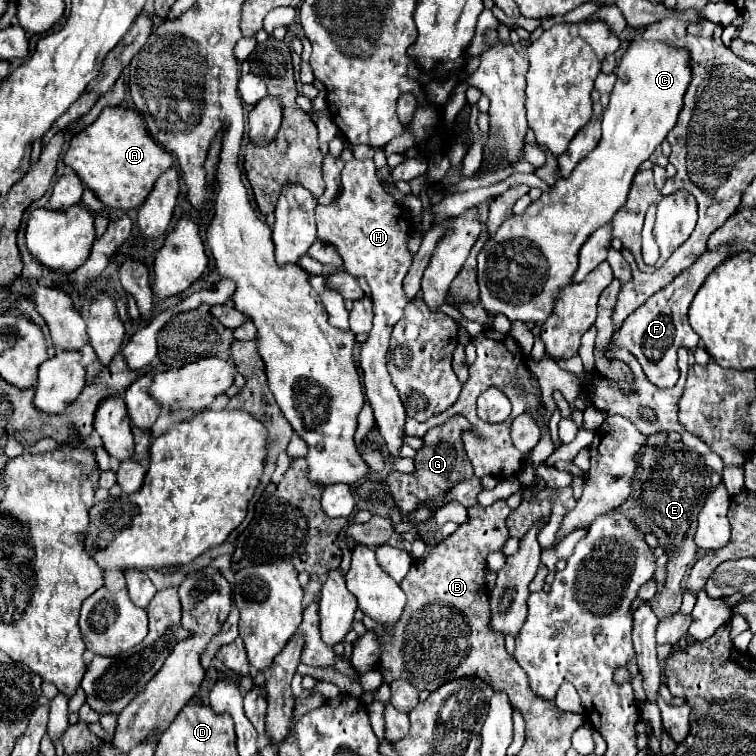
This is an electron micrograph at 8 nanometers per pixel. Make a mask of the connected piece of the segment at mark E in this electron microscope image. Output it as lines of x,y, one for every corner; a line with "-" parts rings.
668,442
658,450
644,450
644,454
640,454
636,478
632,478
632,494
628,496
628,502
616,508
616,512
632,520
638,530
644,534
654,534
660,548
664,548
668,556
666,584
662,592
650,600
652,610
660,620
674,614
682,604
682,578
686,574
686,568
696,562
698,546
694,542
694,534
700,508
704,508
704,498
708,498
708,494
710,476
704,458
700,458
696,450
684,446
682,442

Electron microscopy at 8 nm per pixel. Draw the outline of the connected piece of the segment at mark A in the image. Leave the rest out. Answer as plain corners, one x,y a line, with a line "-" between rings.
106,106
94,124
76,134
64,162
76,170
80,180
106,208
116,210
138,208
150,194
158,176
174,164
172,156
148,136
140,114
122,106

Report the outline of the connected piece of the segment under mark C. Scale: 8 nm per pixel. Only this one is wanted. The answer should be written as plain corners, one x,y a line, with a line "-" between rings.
634,40
624,52
616,68
616,84
610,94
610,104
602,114
602,138
598,146
574,168
570,178
560,178
550,194
542,194
540,200
530,202
524,214
510,216
494,238
478,254
478,284
480,302
490,314
504,314
510,320
538,320
544,322
552,312
554,294
572,282
572,274
578,268
578,250
588,236
600,226
608,224
616,210
626,202
634,174
640,164
652,156
652,152
666,140
668,132
676,126
678,114
684,104
688,82
692,80
690,54
684,48
668,42

